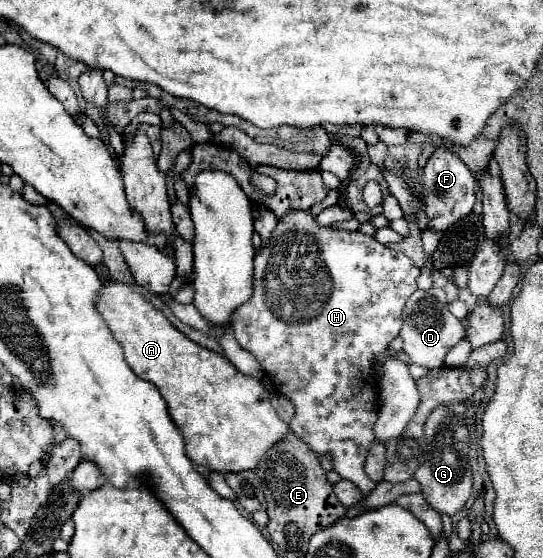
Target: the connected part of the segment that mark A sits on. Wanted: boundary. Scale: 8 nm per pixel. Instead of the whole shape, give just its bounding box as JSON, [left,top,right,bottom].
[97,281,289,473]

